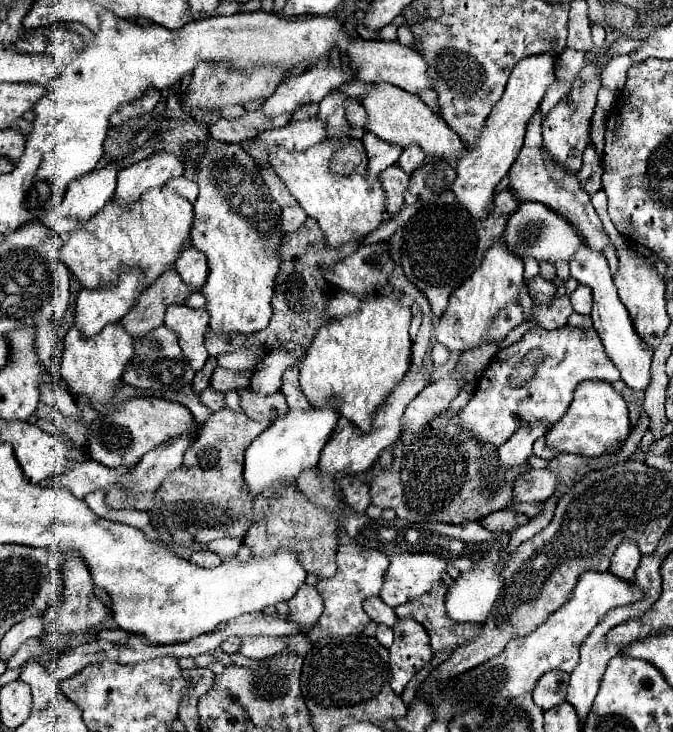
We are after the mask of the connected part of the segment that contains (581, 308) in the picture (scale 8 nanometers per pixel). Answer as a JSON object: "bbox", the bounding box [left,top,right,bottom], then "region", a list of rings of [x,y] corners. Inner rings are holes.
{"bbox":[569,286,593,314],"region":[[[577,286],[577,290],[569,296],[573,310],[577,314],[589,314],[591,312],[591,304],[593,304],[593,296],[591,296],[591,288],[589,286]]]}

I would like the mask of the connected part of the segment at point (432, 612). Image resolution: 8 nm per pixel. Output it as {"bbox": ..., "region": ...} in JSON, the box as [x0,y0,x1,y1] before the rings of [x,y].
{"bbox":[395,584,481,652],"region":[[[435,584],[431,592],[395,608],[397,616],[409,616],[415,618],[423,628],[427,630],[431,638],[431,648],[433,652],[445,652],[451,646],[461,646],[465,640],[473,640],[477,630],[481,628],[479,624],[455,624],[449,620],[443,600],[447,594],[447,586]]]}

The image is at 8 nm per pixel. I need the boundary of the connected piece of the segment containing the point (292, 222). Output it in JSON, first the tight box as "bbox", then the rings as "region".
{"bbox":[283,204,307,232],"region":[[[299,204],[283,210],[283,230],[285,232],[295,232],[305,220],[307,220],[307,214],[303,212]]]}

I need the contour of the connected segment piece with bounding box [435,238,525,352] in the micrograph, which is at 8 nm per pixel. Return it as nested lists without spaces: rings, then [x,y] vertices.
[[[503,238],[493,240],[493,244],[485,252],[481,266],[475,268],[475,272],[451,294],[449,306],[435,328],[437,342],[447,346],[451,352],[465,352],[479,346],[489,322],[509,302],[517,300],[523,286],[525,286],[523,262],[513,252],[507,250],[507,246],[503,244]]]

